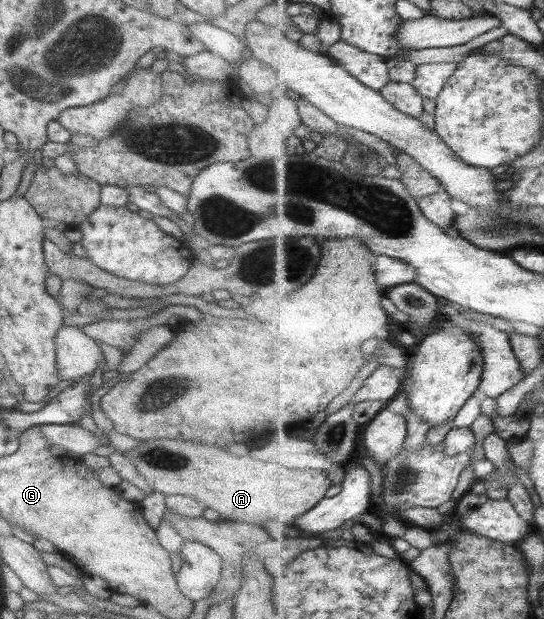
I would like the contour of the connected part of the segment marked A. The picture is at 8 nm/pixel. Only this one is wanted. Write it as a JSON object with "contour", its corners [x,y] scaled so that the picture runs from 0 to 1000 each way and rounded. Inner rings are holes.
{"contour":[[[322,709],[259,711],[248,724],[226,730],[226,737],[239,745],[254,767],[267,774],[283,795],[305,800],[338,800],[358,806],[381,822],[403,830],[406,838],[436,843],[476,847],[506,855],[531,855],[546,837],[583,819],[612,779],[601,764],[583,758],[535,758],[509,754],[487,745],[472,745],[458,735],[428,738],[406,725],[381,722],[381,717],[347,716],[347,712],[322,712]]]}

